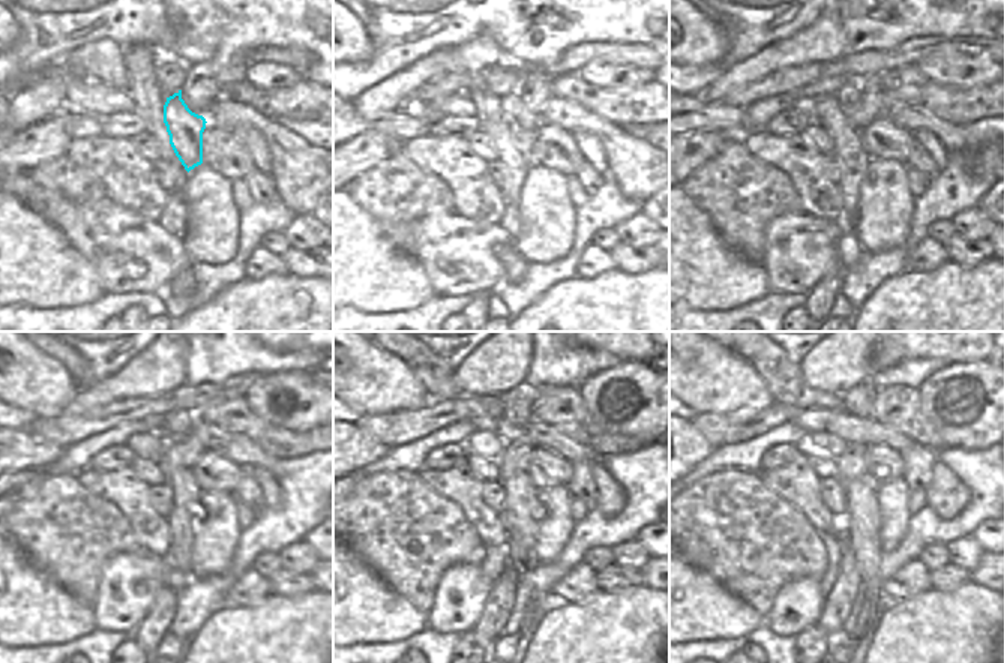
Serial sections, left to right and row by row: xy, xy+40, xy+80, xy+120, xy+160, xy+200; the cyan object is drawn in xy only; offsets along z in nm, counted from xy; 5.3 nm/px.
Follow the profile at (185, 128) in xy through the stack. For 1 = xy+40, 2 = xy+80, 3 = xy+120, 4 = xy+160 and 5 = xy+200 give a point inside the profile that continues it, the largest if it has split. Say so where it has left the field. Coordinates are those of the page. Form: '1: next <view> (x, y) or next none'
1: next xy+40 (523, 126)
2: next xy+80 (848, 95)
3: next xy+120 (179, 422)
4: next xy+160 (515, 407)
5: next xy+200 (857, 401)

